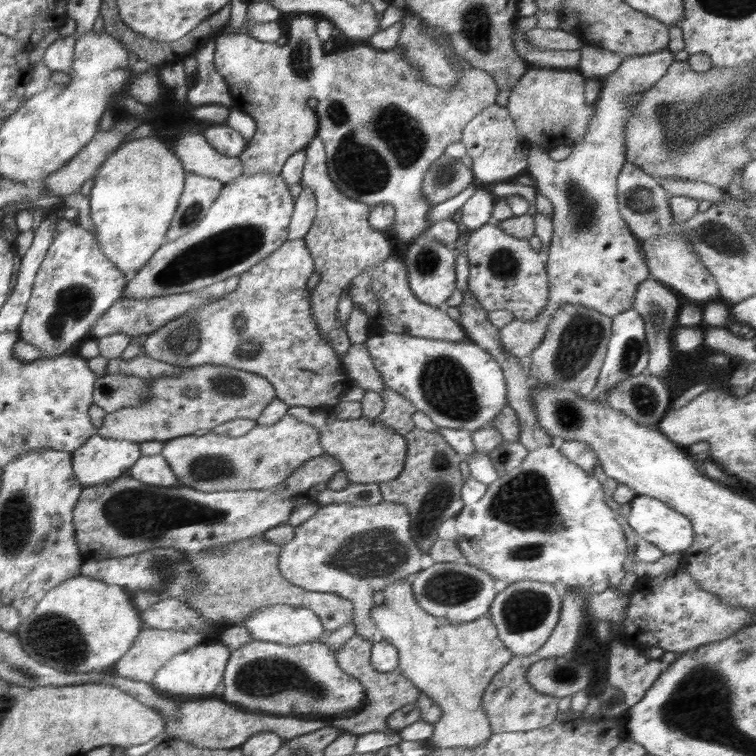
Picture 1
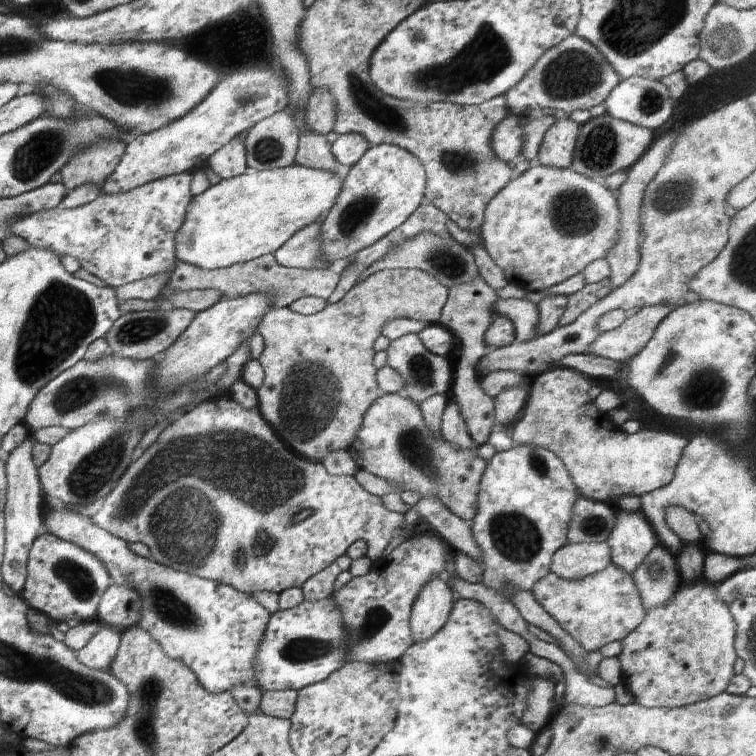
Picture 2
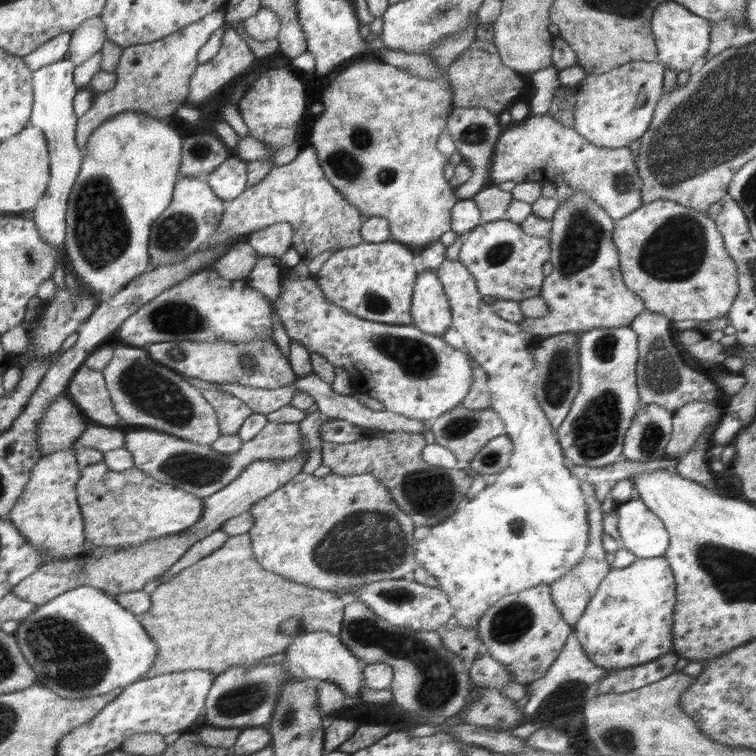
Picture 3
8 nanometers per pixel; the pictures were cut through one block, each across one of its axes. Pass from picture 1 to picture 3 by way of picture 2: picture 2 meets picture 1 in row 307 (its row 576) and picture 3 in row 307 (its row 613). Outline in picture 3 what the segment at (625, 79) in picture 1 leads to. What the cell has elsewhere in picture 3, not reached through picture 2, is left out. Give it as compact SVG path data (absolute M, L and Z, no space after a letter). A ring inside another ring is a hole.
M577 190L565 202L558 204L558 209L551 218L552 228L548 234L550 242L550 262L552 273L544 277L539 295L546 300L548 312L540 318L525 318L520 322L520 328L534 339L545 339L555 334L570 331L586 331L597 328L616 328L629 325L638 314L642 313L644 301L628 289L620 273L620 259L618 249L612 241L614 220L598 205L592 201L585 192Z

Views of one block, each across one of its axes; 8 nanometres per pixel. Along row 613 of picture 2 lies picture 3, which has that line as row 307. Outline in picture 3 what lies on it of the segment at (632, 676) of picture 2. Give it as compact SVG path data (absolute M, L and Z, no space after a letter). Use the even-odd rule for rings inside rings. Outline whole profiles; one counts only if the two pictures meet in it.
M670 199L654 200L654 202L645 205L643 204L638 210L634 210L632 214L628 214L627 217L614 221L612 241L616 244L616 249L618 249L622 280L628 289L634 291L634 293L644 301L644 308L650 311L660 312L675 322L678 320L712 321L718 317L726 315L730 310L730 307L732 307L732 303L736 298L736 293L738 293L736 264L734 264L734 260L728 256L728 252L726 252L726 248L724 248L722 234L720 234L717 229L714 220L711 217L706 216L704 212L690 208L690 206L684 206L682 203Z

